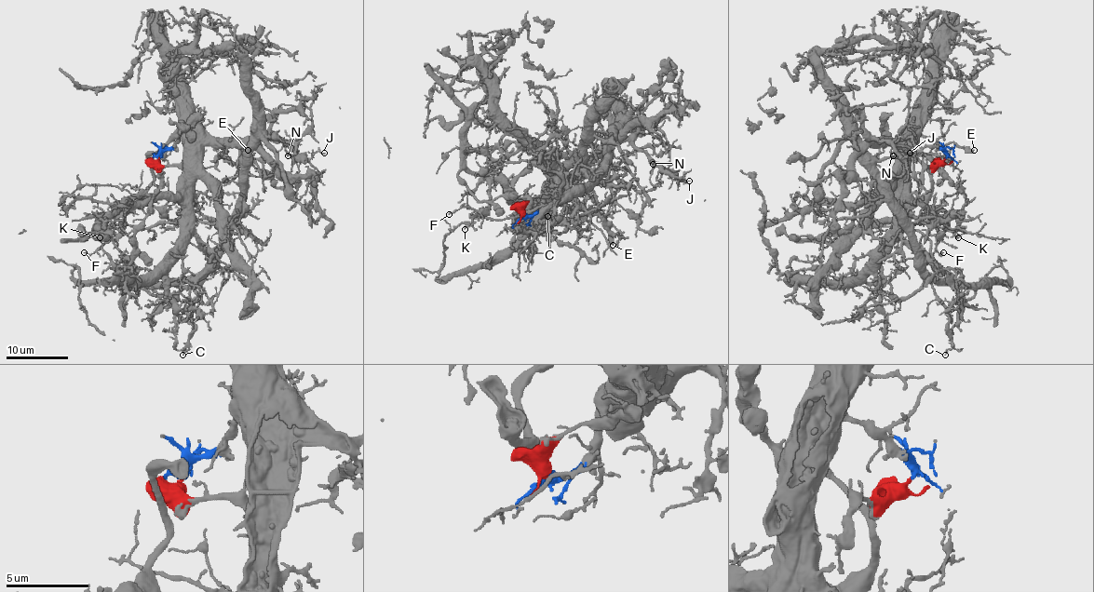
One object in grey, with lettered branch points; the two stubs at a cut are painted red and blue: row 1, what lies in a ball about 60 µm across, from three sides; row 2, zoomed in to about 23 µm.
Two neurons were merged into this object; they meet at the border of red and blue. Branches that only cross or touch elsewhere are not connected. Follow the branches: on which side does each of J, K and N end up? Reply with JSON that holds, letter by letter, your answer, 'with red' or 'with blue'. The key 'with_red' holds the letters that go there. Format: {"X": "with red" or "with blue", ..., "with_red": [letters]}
{"J": "with blue", "K": "with red", "N": "with blue", "with_red": ["K"]}

